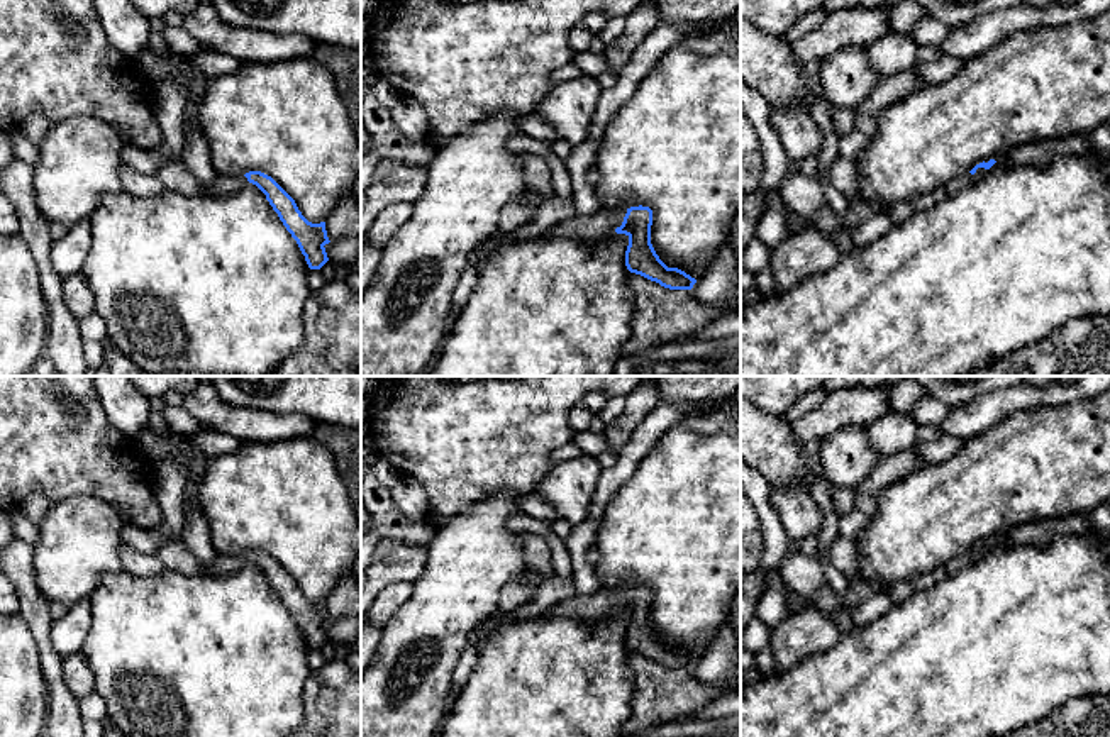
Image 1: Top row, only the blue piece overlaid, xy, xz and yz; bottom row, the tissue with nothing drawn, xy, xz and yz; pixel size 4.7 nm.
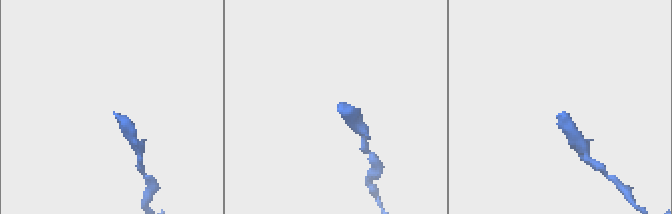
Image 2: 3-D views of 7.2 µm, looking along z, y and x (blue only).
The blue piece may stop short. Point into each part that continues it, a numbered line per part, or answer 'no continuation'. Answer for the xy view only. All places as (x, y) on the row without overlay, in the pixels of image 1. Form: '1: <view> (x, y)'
1: xy (222, 565)

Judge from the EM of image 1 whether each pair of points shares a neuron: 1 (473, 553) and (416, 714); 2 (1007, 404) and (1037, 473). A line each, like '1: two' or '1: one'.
1: one
2: two

